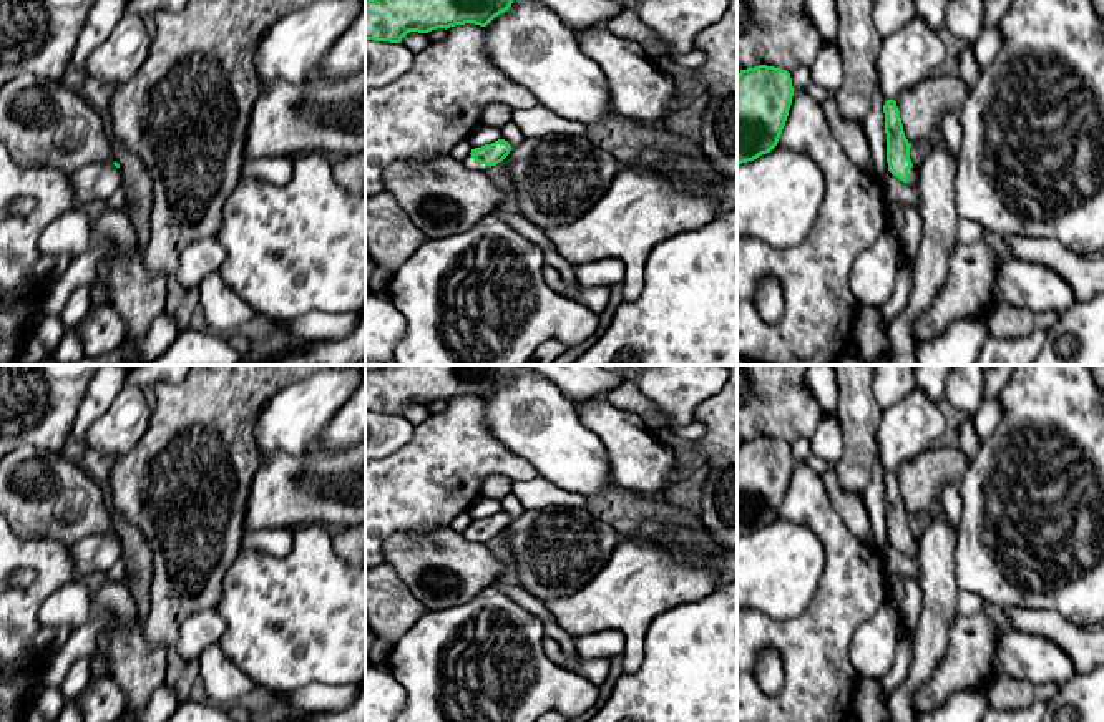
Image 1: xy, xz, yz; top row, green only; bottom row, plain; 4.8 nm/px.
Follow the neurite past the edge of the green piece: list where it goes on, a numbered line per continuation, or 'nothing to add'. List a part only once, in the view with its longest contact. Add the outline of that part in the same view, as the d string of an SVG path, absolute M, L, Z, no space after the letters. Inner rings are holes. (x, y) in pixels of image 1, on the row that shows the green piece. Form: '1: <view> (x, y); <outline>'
1: xz (468, 161); M468 154L465 159L463 159L463 164L465 168L471 169L471 171L476 171L476 173L486 173L490 169L490 166L485 166L485 164L480 164L476 163L471 154Z

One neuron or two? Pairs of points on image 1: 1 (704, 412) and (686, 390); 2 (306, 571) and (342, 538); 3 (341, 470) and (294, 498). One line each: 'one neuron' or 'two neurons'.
1: two neurons
2: two neurons
3: one neuron

